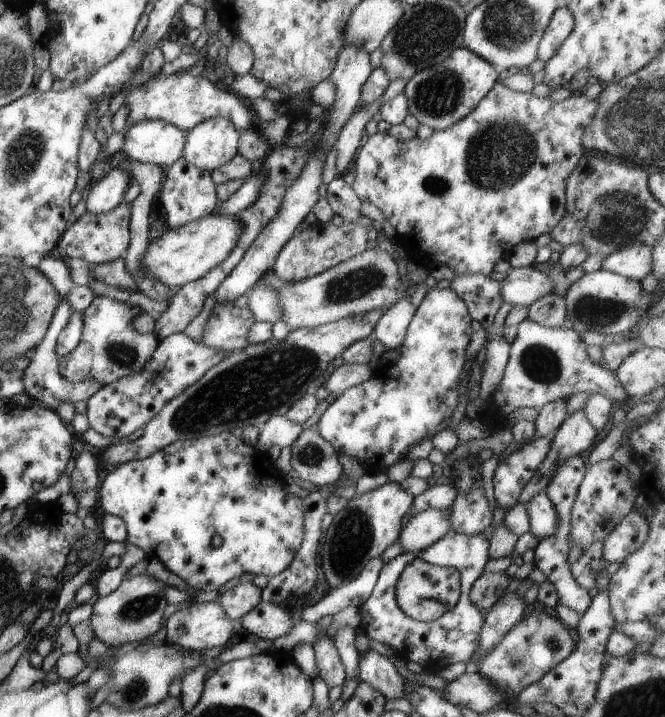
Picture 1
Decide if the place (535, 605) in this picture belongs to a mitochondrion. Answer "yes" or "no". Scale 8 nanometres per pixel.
no

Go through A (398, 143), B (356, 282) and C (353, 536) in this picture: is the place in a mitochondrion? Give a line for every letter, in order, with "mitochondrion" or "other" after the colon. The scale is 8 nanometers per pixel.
A: other
B: mitochondrion
C: mitochondrion

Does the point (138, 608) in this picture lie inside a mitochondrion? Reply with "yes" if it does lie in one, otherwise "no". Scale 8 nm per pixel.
yes

